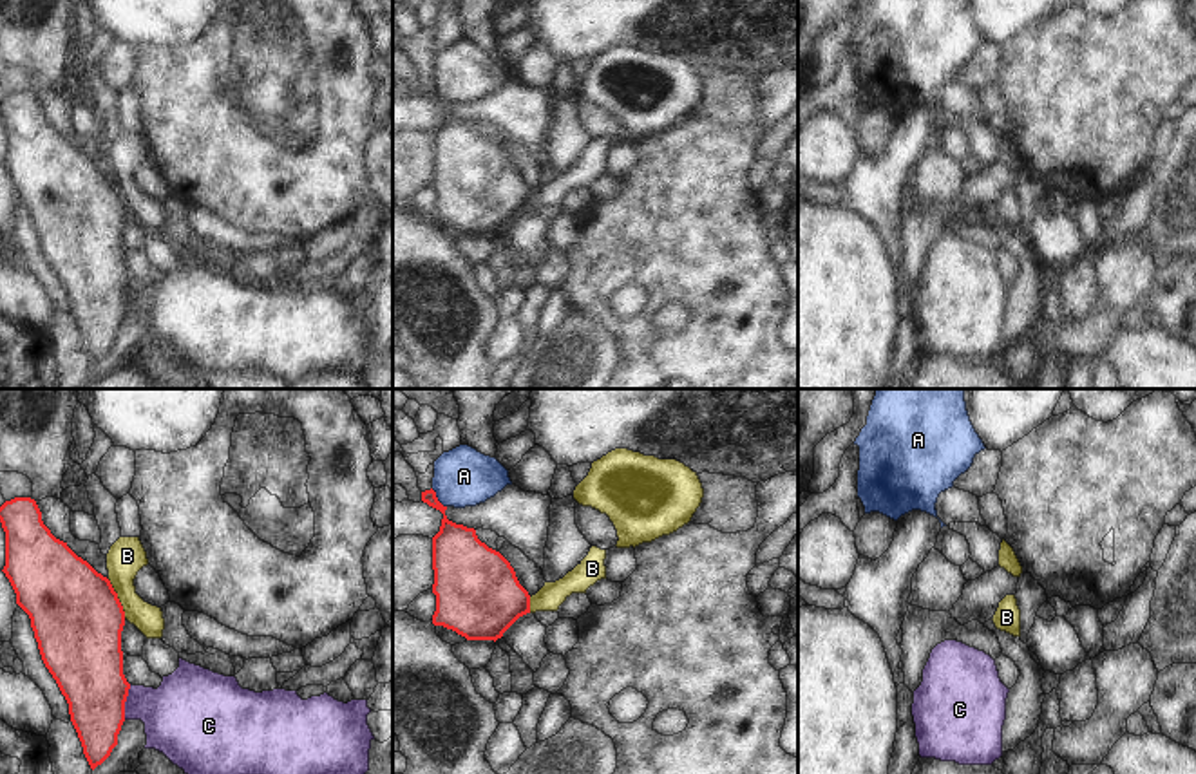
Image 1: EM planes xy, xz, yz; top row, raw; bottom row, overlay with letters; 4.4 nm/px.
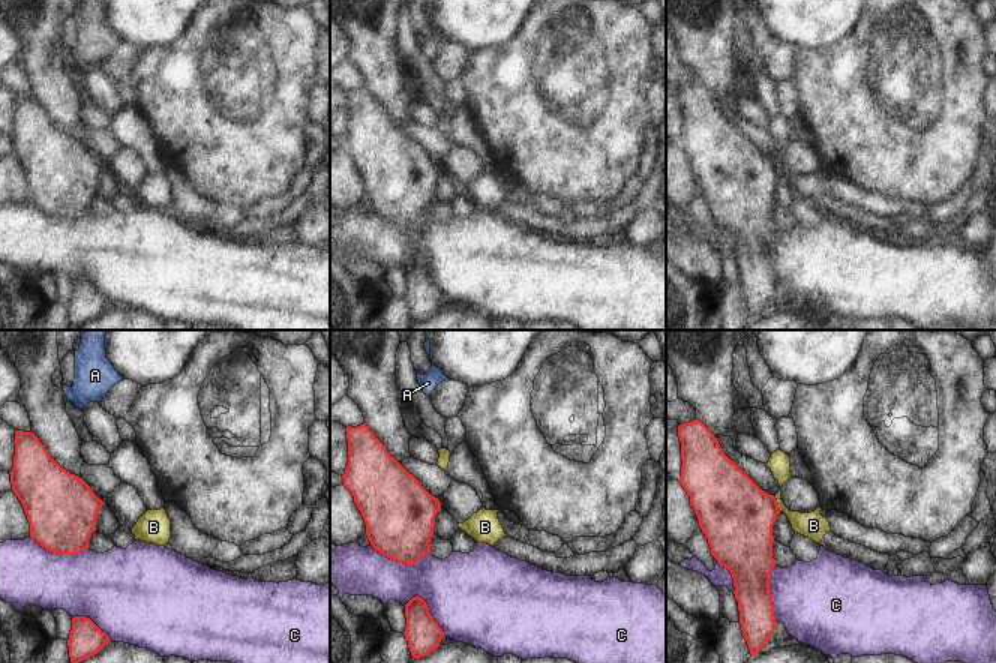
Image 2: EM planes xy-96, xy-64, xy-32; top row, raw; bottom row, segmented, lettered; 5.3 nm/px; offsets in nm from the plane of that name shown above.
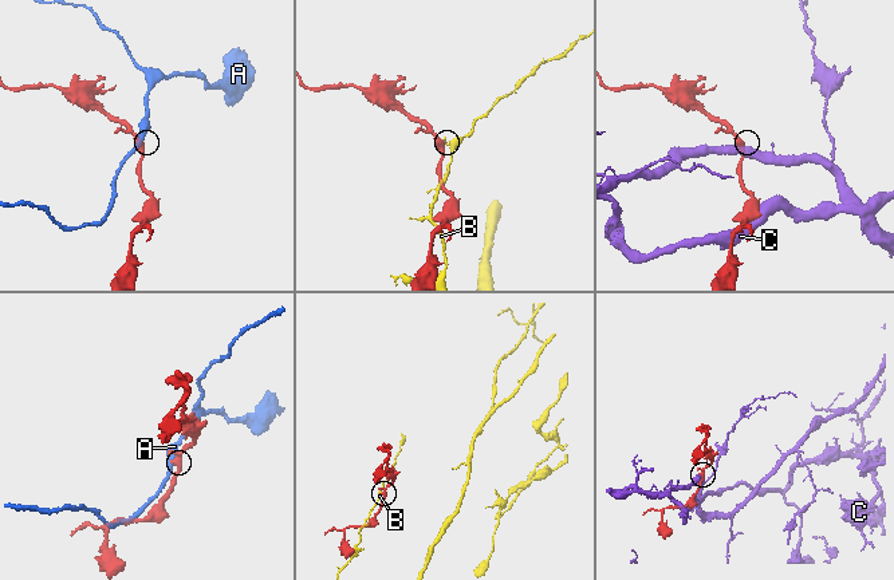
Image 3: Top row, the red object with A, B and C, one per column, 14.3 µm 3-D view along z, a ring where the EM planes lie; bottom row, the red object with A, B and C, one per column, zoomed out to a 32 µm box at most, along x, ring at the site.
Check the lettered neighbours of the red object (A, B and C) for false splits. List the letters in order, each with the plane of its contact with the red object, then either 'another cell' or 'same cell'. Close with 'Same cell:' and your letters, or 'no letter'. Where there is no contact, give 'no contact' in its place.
A: meets red in xz; another cell
B: meets red in xy; another cell
C: meets red in xy; another cell
Same cell: no letter

